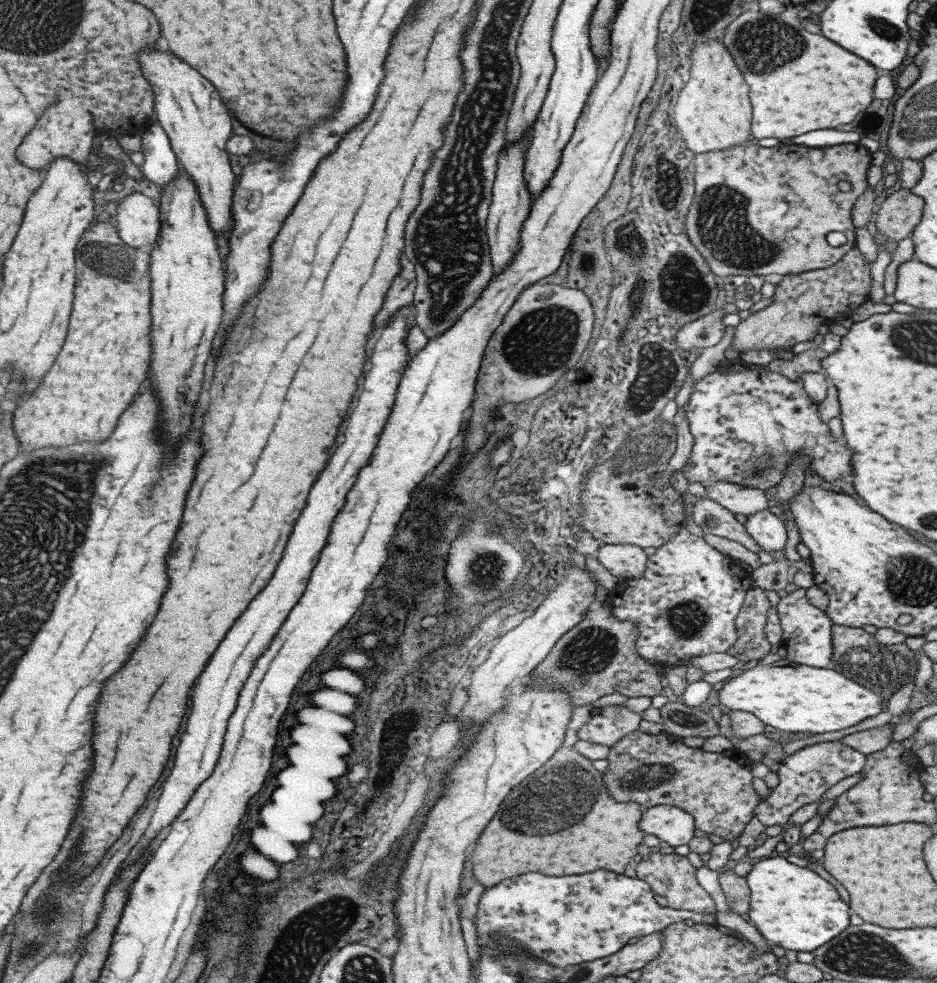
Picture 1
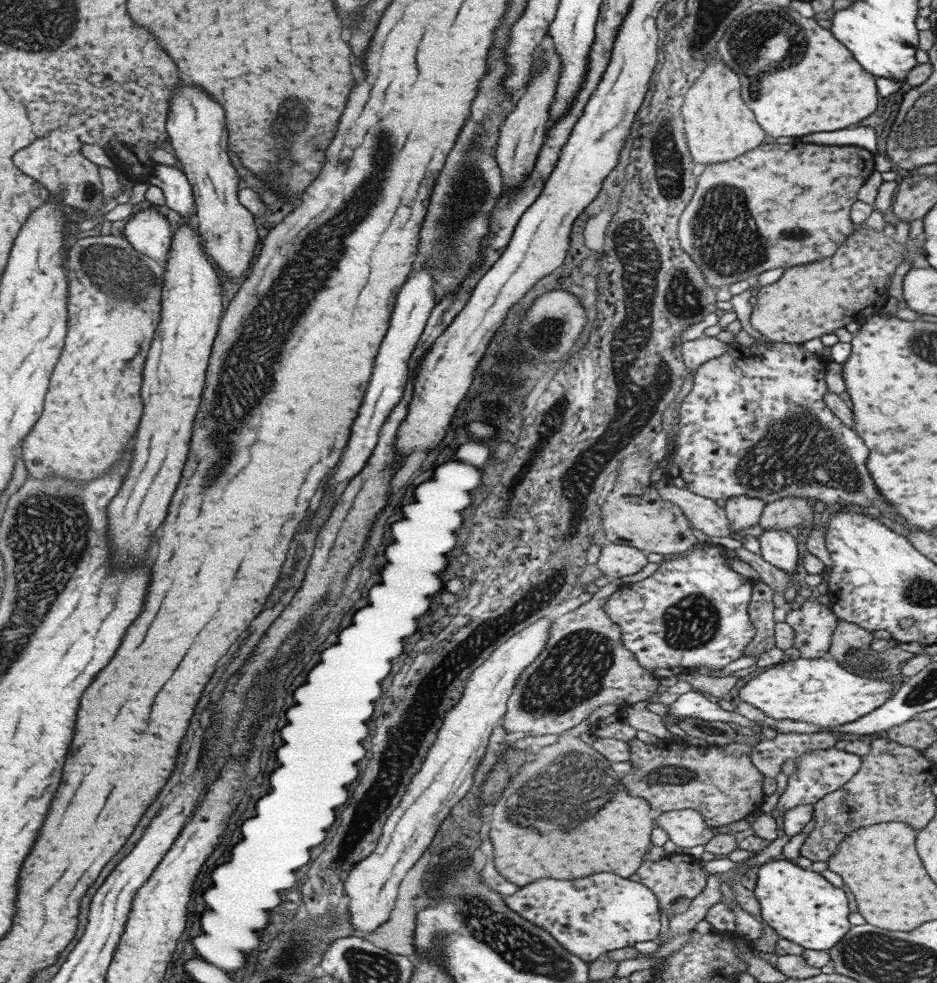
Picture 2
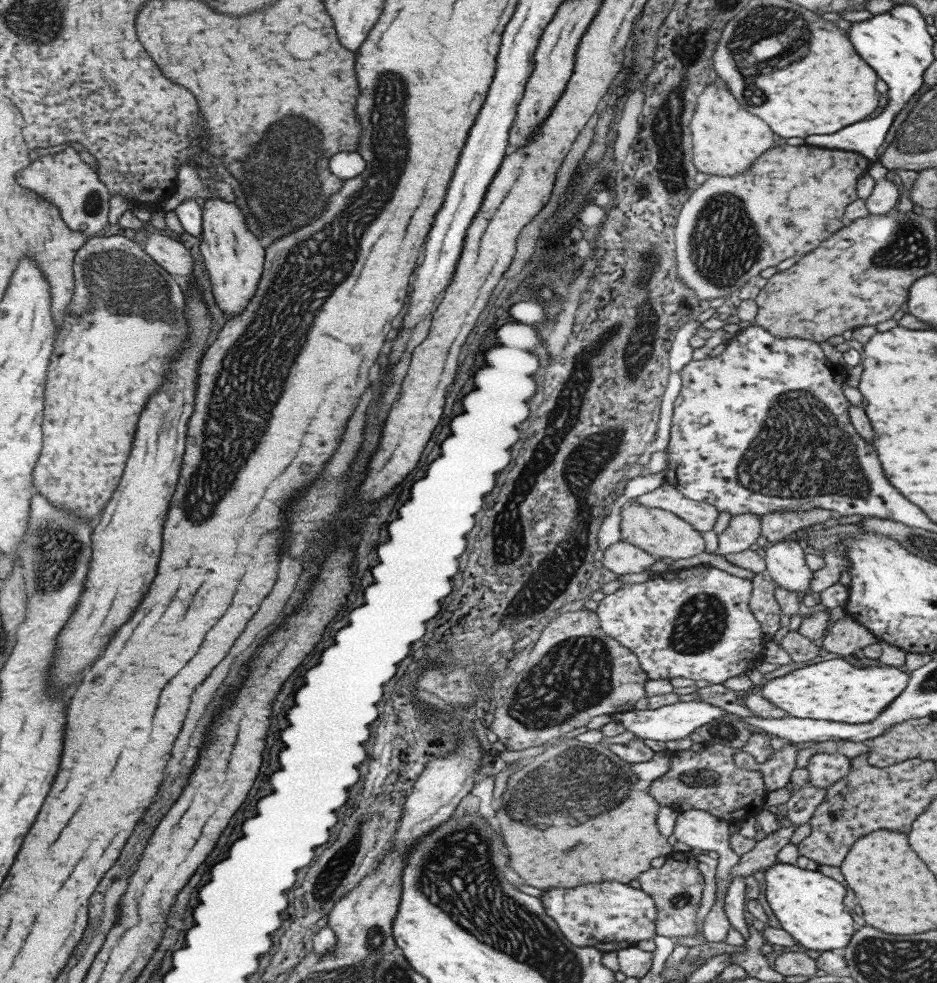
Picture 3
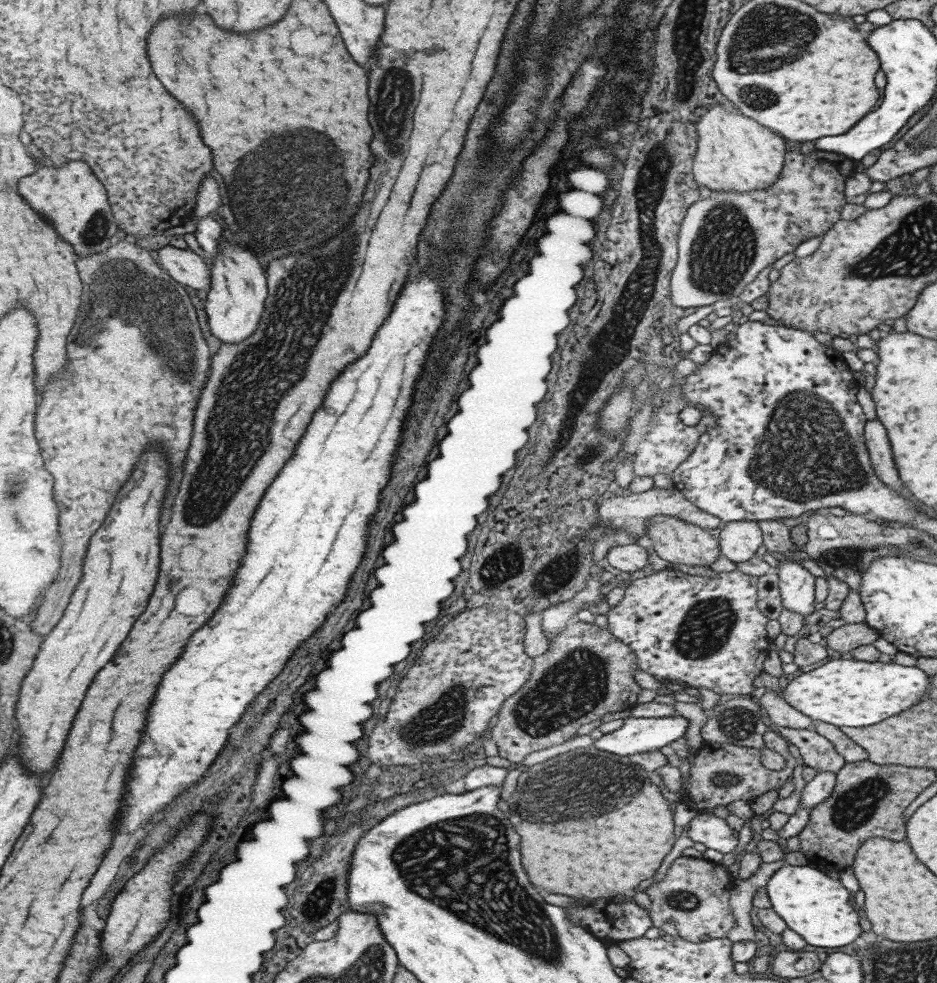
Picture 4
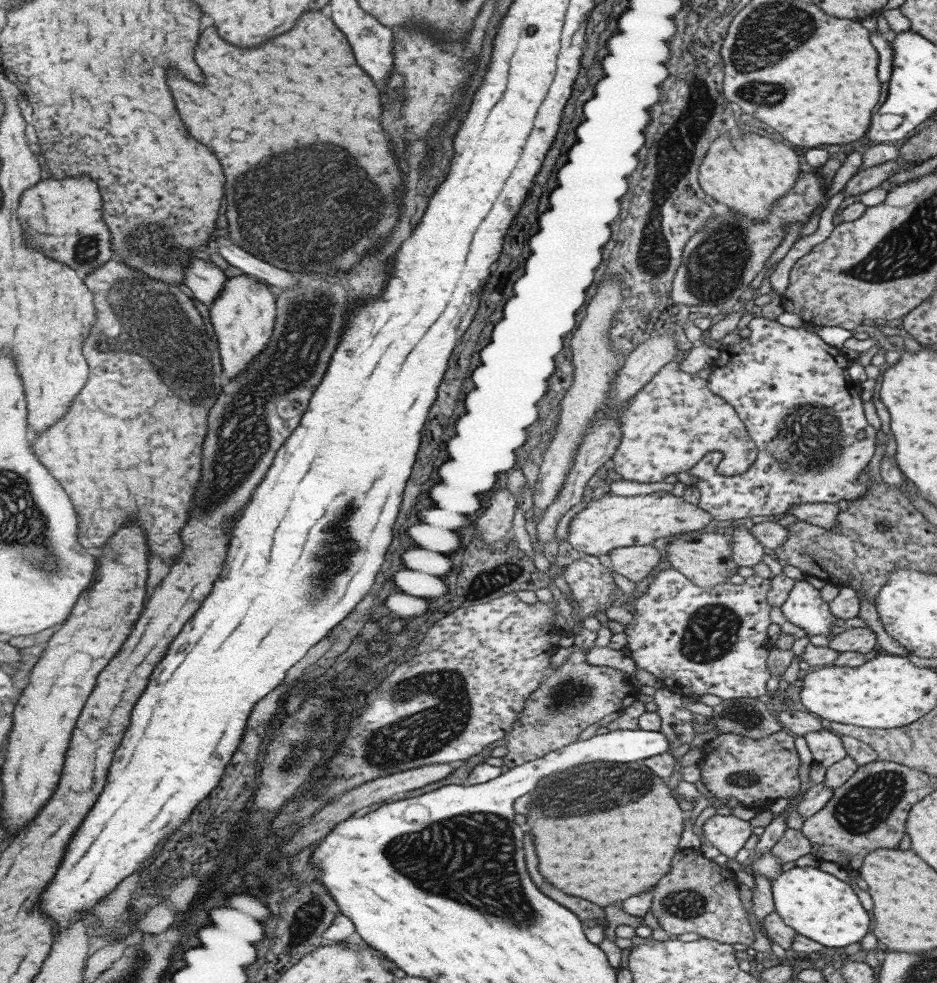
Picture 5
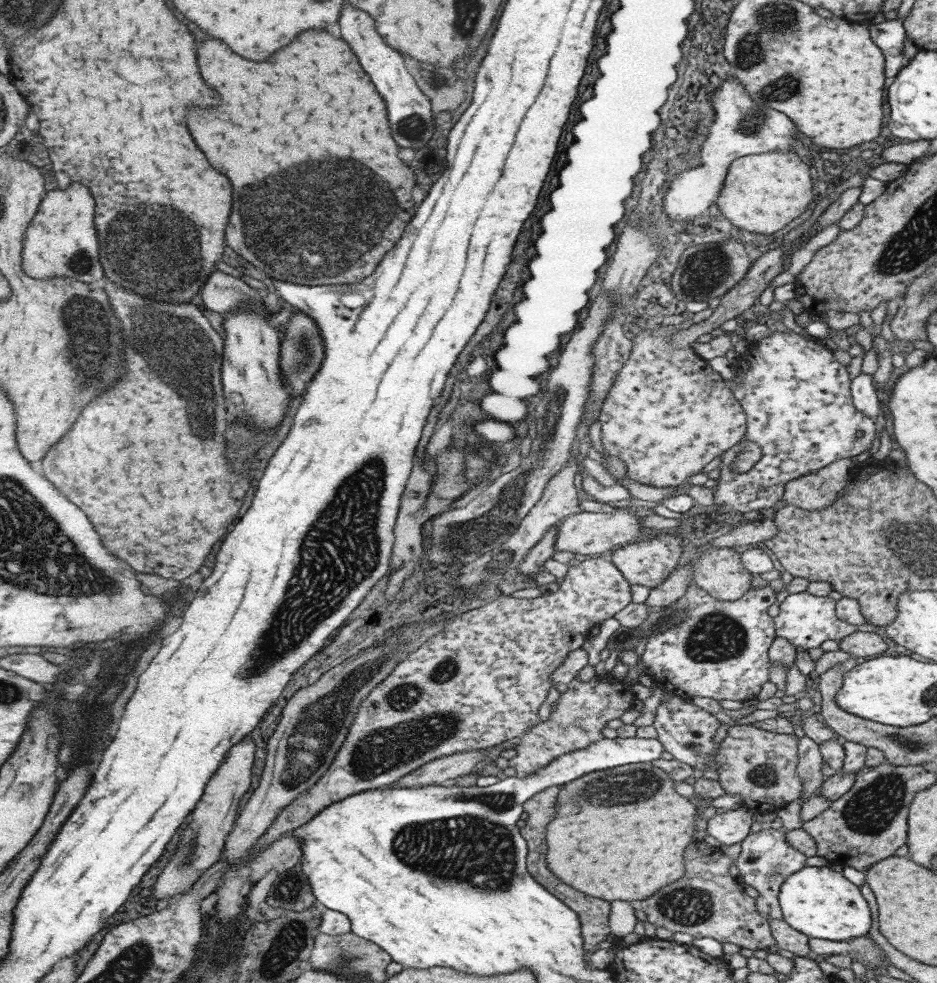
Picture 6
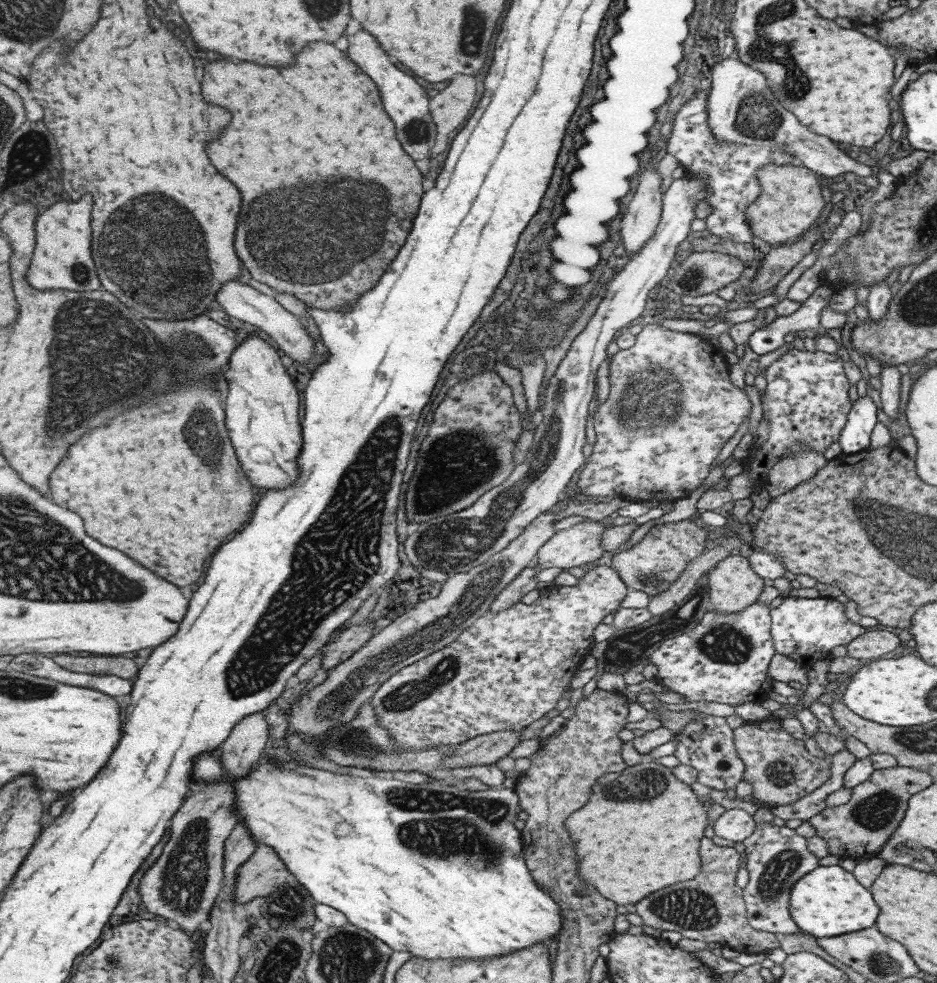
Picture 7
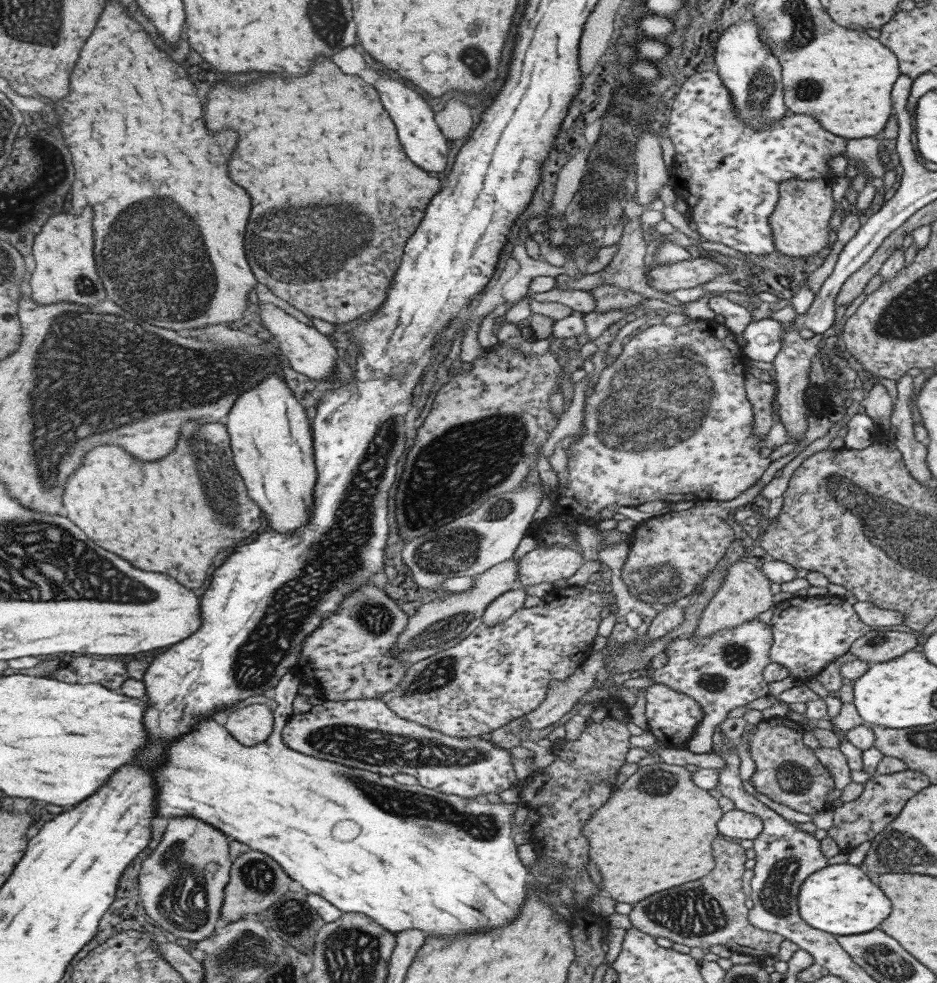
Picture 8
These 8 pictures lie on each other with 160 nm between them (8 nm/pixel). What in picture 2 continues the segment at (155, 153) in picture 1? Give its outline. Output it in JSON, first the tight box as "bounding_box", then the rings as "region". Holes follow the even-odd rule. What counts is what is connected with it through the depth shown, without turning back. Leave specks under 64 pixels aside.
{"bounding_box":[149,164,196,221],"region":[[[155,164],[155,172],[149,178],[151,185],[162,189],[166,205],[187,221],[196,215],[196,197],[188,176],[182,169],[168,164]]]}

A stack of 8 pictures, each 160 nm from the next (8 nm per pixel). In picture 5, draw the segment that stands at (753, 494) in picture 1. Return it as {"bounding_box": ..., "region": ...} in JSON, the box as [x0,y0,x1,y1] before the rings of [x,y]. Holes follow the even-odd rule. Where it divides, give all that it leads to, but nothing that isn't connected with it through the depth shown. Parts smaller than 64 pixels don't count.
{"bounding_box":[730,525,766,568],"region":[[[743,525],[732,528],[730,549],[731,559],[735,564],[749,568],[761,562],[766,551],[750,533],[750,530]]]}

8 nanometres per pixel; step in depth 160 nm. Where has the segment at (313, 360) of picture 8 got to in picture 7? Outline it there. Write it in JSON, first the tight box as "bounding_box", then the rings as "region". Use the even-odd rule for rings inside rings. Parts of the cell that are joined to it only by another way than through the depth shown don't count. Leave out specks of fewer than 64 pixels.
{"bounding_box":[216,281,313,364],"region":[[[229,281],[217,293],[216,302],[222,307],[223,312],[231,322],[243,322],[246,326],[252,324],[266,331],[279,348],[283,350],[283,353],[296,362],[307,364],[309,358],[313,356],[313,339],[309,337],[309,332],[299,322],[297,315],[285,310],[274,297],[262,294],[257,288],[253,288],[248,283]]]}

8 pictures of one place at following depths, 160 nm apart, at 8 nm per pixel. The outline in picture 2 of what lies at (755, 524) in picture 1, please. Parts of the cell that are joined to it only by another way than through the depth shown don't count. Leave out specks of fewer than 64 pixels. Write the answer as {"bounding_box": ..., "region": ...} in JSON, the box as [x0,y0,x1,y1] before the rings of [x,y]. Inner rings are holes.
{"bounding_box":[756,529,798,575],"region":[[[763,529],[756,539],[760,548],[759,556],[765,562],[787,575],[795,572],[798,558],[793,536],[784,530]]]}

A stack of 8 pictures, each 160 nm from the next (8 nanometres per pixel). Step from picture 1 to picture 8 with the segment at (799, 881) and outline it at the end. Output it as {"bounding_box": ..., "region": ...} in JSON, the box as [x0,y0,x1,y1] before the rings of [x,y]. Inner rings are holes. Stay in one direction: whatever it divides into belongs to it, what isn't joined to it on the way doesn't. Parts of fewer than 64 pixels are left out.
{"bounding_box":[796,864,889,937],"region":[[[827,864],[800,884],[796,902],[798,915],[811,928],[836,937],[869,932],[889,914],[889,900],[885,900],[883,892],[873,884],[875,880],[861,866]]]}

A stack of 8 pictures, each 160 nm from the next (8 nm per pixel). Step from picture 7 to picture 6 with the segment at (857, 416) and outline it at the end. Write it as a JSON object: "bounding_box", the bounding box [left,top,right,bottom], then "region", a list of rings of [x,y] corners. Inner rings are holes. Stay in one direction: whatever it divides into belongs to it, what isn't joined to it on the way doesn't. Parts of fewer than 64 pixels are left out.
{"bounding_box":[850,373,882,420],"region":[[[859,373],[851,379],[850,395],[853,406],[862,415],[868,416],[873,420],[881,412],[879,404],[882,397],[871,375]]]}

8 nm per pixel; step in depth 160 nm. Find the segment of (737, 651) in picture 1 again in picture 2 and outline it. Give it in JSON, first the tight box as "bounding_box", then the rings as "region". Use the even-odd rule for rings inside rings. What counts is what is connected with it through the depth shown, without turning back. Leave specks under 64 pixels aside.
{"bounding_box":[744,581,774,656],"region":[[[755,581],[751,588],[751,597],[746,608],[749,623],[755,629],[755,636],[744,648],[745,656],[759,656],[774,646],[773,594],[769,586]]]}

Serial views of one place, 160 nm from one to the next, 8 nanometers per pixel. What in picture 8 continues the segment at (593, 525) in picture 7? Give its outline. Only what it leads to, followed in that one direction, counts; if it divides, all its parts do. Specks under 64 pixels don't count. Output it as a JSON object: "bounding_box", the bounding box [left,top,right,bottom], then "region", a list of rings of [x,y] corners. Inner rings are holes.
{"bounding_box":[516,545,582,588],"region":[[[561,545],[536,547],[518,561],[516,584],[524,588],[545,582],[554,588],[557,580],[571,578],[581,560],[582,554]]]}

